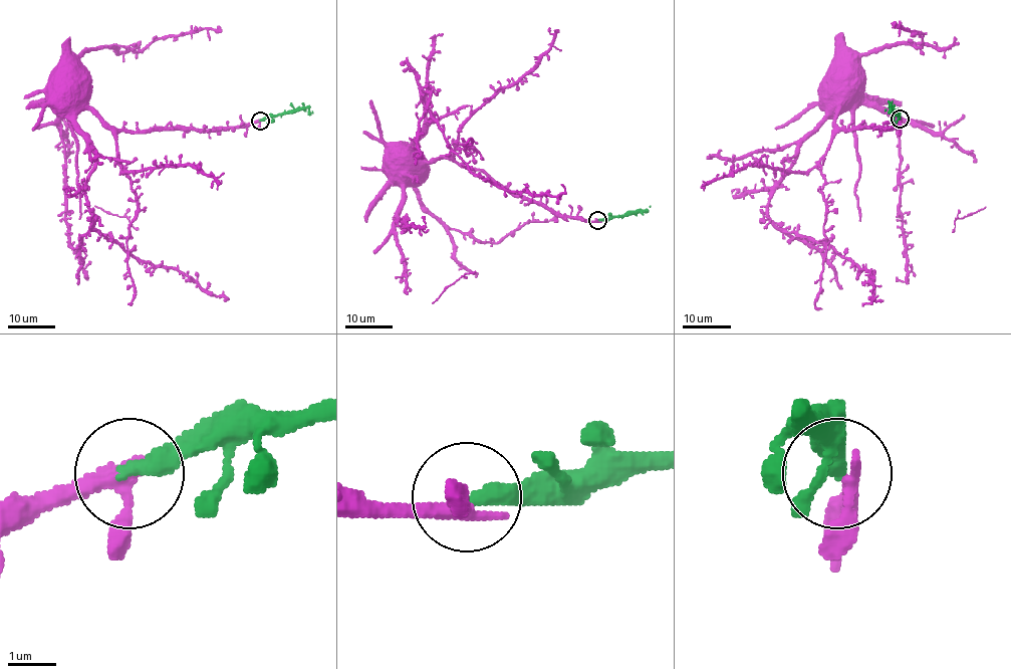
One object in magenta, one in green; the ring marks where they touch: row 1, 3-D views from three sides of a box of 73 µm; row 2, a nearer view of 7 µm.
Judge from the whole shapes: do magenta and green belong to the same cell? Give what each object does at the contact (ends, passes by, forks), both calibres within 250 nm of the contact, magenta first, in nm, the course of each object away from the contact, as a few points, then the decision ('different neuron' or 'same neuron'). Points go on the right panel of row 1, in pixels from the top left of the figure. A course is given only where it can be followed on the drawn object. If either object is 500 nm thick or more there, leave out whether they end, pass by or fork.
magenta passes by; green ends; calibres 280 and 400 nm; course magenta (900, 119), (895, 126), (883, 129), (841, 130), (835, 124), (836, 91), (826, 77), (831, 73), (837, 83); course green (900, 119), (892, 106), (889, 112), (885, 108); same neuron

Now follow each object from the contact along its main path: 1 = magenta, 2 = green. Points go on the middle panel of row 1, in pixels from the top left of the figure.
1: (596, 220), (555, 215), (513, 195), (482, 172), (445, 158), (425, 161), (406, 150), (399, 158), (402, 160)
2: (596, 220), (646, 212), (650, 206)

